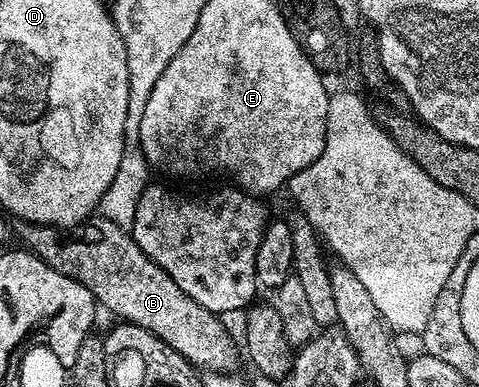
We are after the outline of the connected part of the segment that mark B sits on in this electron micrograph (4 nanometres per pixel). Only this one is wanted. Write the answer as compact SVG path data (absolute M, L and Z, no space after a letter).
M98 216L87 221L75 238L62 238L63 231L57 226L25 220L17 224L16 234L22 237L21 245L56 272L84 284L99 307L107 306L112 313L119 314L122 322L152 331L161 342L179 350L191 364L203 371L237 371L240 346L222 327L223 319L185 294L176 280L156 265L123 227Z

